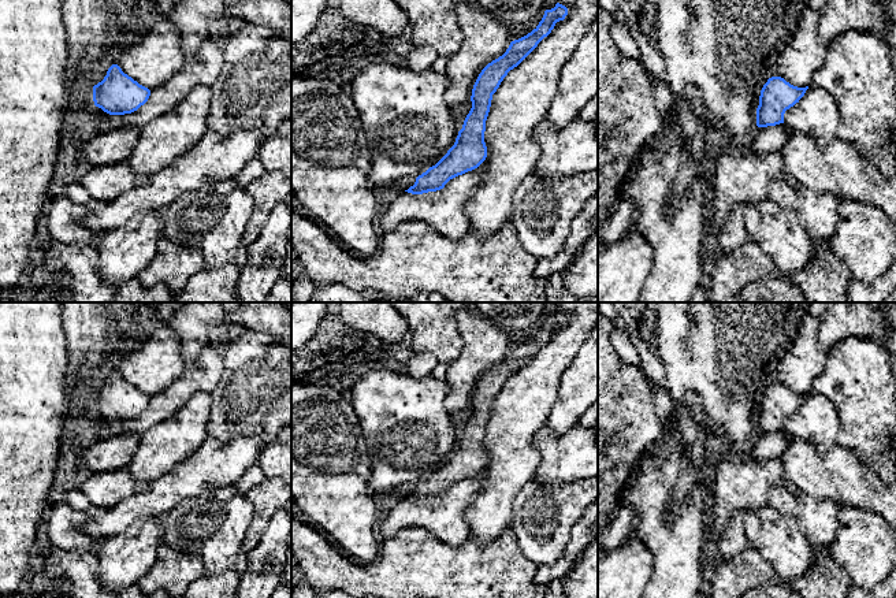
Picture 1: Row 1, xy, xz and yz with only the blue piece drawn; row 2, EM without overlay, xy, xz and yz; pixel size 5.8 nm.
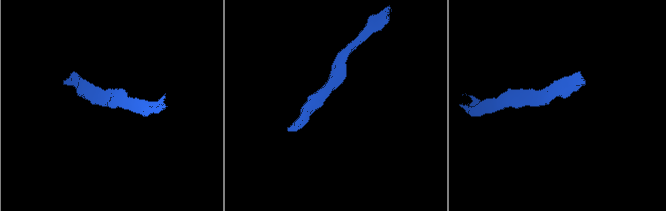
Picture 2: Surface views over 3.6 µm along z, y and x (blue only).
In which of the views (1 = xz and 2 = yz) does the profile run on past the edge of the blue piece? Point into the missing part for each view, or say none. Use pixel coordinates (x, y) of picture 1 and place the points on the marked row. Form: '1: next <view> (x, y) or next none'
1: next none
2: next none

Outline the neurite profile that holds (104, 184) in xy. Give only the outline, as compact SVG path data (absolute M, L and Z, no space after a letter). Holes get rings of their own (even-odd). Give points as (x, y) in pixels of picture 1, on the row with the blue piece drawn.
M129 160L86 167L75 178L88 190L89 196L101 204L115 200L123 192L135 187L144 181L131 168Z

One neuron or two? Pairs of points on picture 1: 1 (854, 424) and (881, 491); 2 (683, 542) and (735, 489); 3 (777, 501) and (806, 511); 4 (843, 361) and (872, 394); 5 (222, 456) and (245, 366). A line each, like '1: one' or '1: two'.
1: two
2: two
3: one
4: one
5: two

